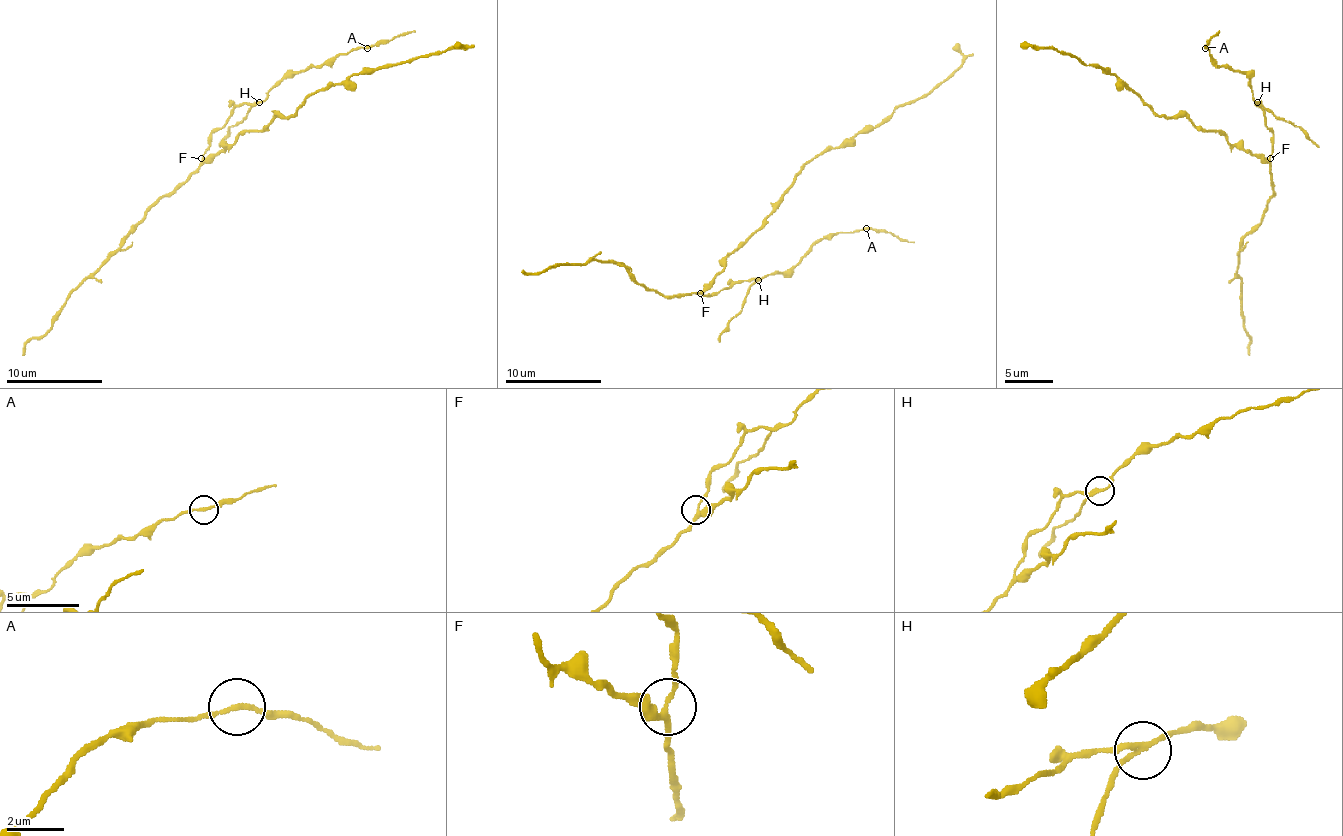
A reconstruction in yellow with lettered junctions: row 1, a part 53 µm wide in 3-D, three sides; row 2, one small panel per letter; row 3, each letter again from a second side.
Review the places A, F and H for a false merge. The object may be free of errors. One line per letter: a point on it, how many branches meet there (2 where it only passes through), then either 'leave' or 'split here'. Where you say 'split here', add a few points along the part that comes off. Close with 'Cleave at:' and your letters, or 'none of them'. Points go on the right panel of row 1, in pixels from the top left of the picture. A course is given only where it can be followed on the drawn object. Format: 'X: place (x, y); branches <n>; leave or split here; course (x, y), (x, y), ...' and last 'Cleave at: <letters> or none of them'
A: place (1205, 48); branches 2; leave
F: place (1270, 158); branches 3; leave
H: place (1257, 102); branches 3; split here; course (1258, 103), (1296, 125), (1318, 146)
Cleave at: H

